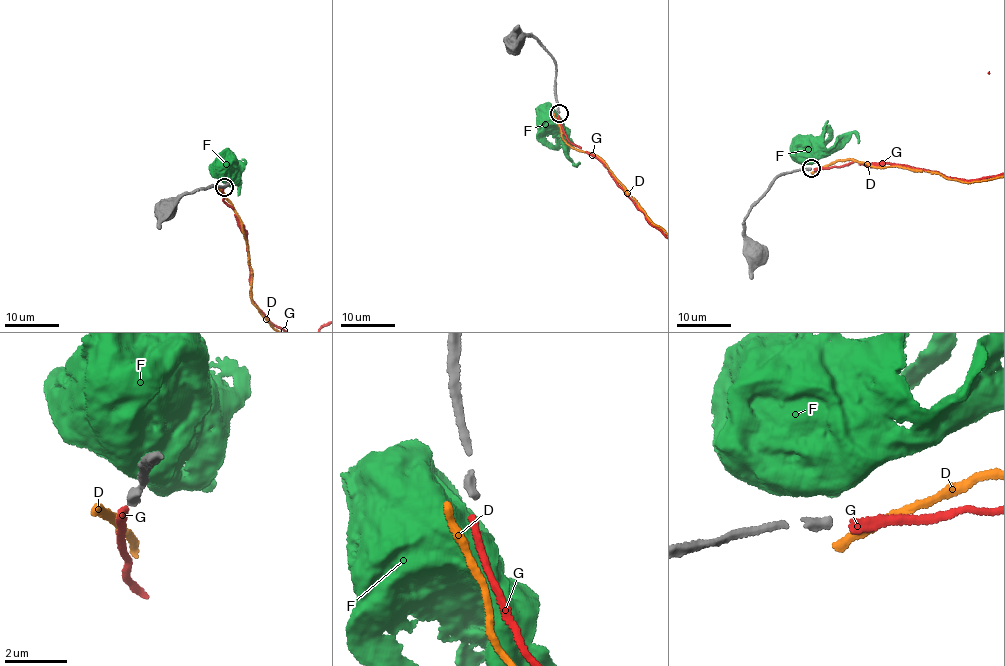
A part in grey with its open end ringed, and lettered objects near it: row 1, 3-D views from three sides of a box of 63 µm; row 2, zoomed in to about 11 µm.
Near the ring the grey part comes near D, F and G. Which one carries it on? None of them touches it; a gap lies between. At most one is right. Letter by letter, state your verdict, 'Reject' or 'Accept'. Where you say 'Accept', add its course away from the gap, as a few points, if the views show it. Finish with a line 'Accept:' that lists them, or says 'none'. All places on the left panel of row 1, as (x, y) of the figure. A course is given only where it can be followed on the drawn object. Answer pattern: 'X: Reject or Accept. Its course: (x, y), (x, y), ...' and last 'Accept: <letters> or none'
D: Reject
F: Reject
G: Reject
Accept: none

